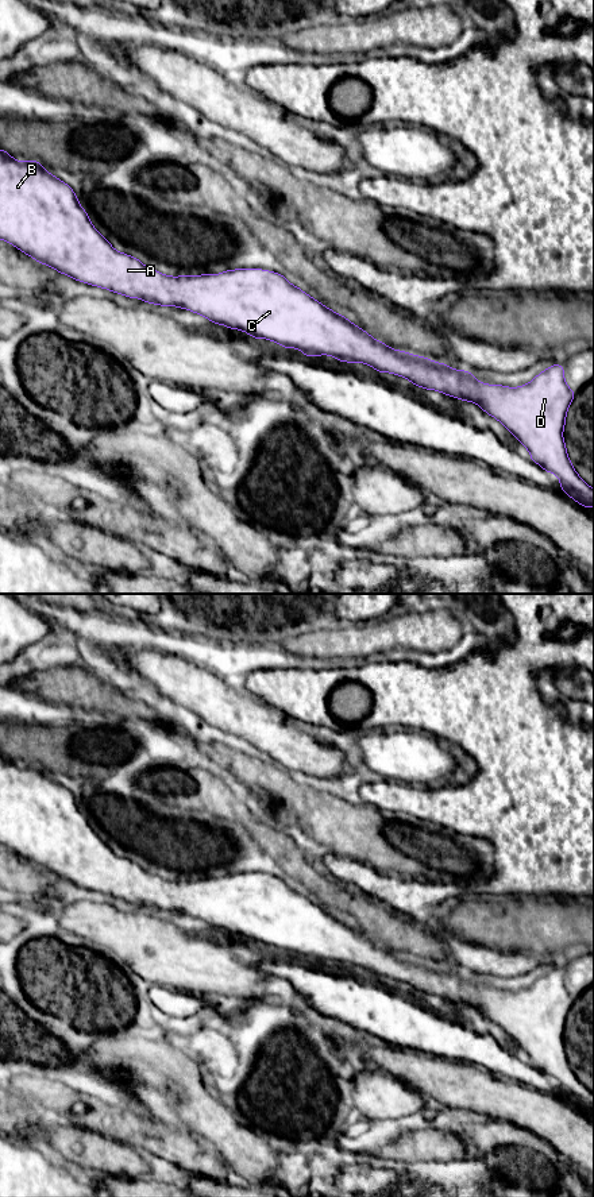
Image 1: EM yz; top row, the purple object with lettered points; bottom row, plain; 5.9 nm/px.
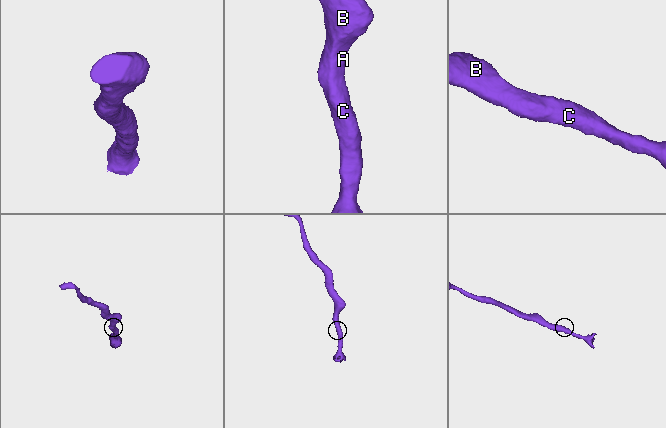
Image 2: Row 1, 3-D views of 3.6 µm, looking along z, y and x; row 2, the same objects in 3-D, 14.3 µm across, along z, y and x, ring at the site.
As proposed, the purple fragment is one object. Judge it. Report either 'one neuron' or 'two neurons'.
one neuron

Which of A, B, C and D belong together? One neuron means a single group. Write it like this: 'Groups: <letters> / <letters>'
Groups: A B C D

